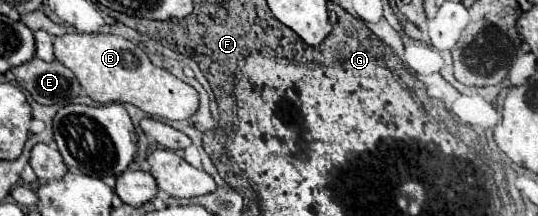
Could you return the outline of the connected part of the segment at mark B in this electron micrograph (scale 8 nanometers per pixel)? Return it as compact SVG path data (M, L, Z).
M63 34L55 38L55 58L77 76L87 96L99 104L129 102L149 116L167 120L185 120L199 108L199 94L193 86L185 84L165 68L153 66L149 56L123 36Z

